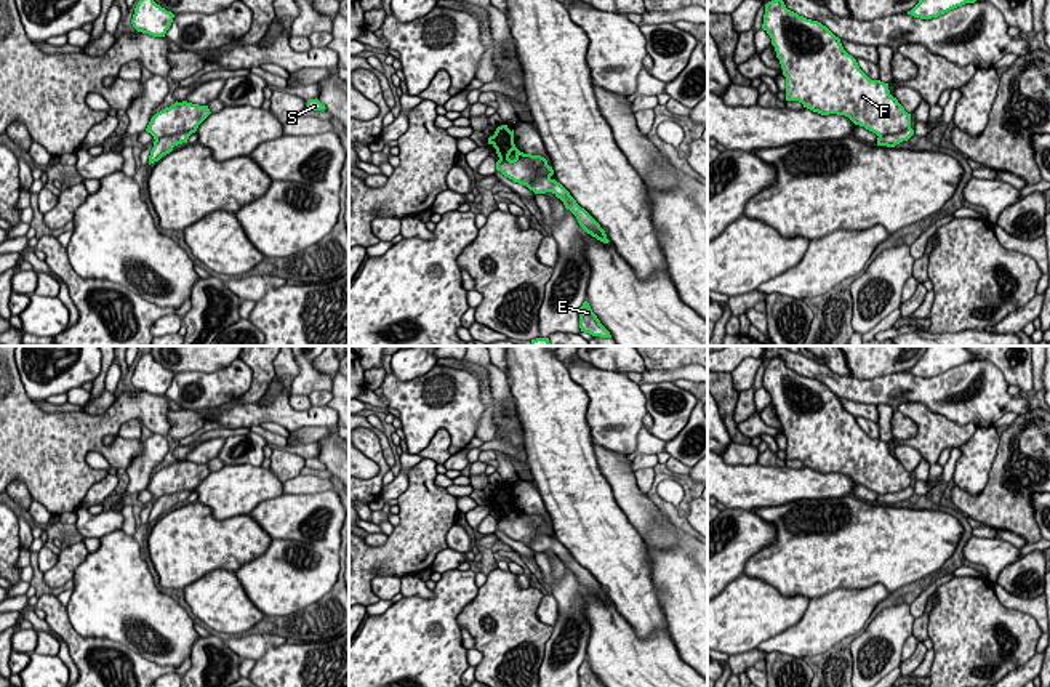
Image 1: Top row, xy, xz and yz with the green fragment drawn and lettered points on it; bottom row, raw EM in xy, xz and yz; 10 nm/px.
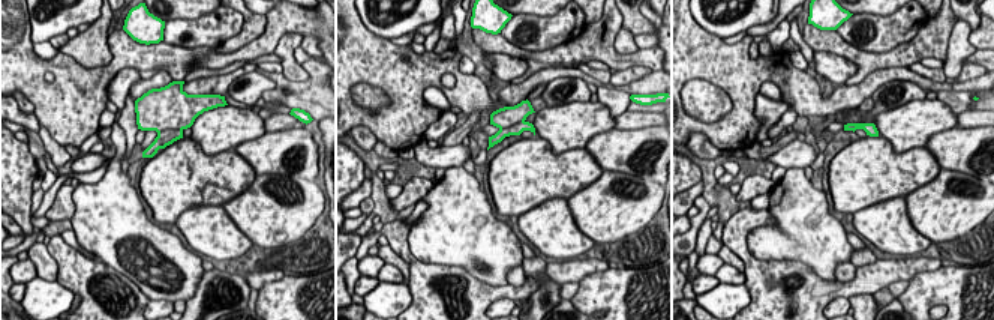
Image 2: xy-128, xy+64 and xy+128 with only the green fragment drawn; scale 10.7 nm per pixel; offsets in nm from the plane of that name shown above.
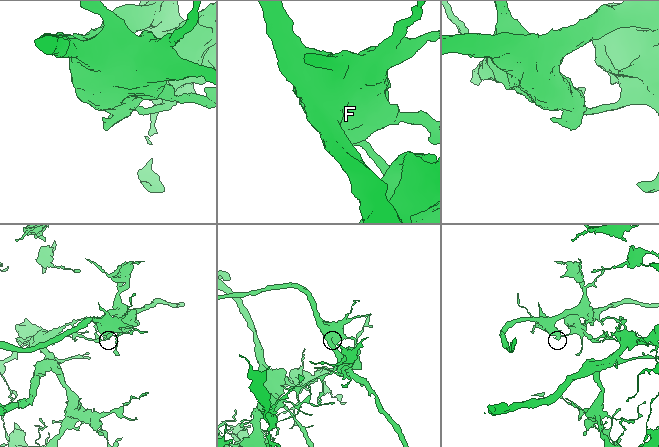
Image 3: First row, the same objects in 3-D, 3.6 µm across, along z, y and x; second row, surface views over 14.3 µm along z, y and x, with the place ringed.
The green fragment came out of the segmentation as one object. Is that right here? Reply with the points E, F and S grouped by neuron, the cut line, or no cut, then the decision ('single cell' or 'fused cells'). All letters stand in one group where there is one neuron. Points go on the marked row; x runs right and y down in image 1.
groups E F S; cut none; single cell

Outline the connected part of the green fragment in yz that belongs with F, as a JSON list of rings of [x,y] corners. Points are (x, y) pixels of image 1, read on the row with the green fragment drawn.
[[[771,0],[765,5],[762,29],[770,35],[786,77],[786,101],[799,101],[821,115],[845,115],[876,133],[877,146],[895,147],[914,135],[911,114],[890,94],[888,83],[871,80],[826,26],[788,10],[783,0]]]

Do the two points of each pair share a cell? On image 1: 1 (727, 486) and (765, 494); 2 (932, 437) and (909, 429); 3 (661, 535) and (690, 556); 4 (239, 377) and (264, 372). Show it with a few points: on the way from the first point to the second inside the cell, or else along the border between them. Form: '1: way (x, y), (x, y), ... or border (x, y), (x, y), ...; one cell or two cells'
1: way (737, 486), (756, 486); one cell
2: border (897, 409), (916, 425), (916, 434), (911, 439); two cells
3: border (657, 511), (677, 537), (668, 550); two cells
4: border (245, 362), (252, 372), (252, 386), (229, 402); two cells

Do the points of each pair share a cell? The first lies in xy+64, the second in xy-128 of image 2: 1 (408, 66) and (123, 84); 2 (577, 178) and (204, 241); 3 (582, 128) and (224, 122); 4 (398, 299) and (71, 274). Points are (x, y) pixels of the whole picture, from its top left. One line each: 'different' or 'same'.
1: different
2: different
3: same
4: different

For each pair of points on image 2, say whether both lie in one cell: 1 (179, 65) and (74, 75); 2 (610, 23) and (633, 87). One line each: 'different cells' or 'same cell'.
1: same cell
2: different cells

